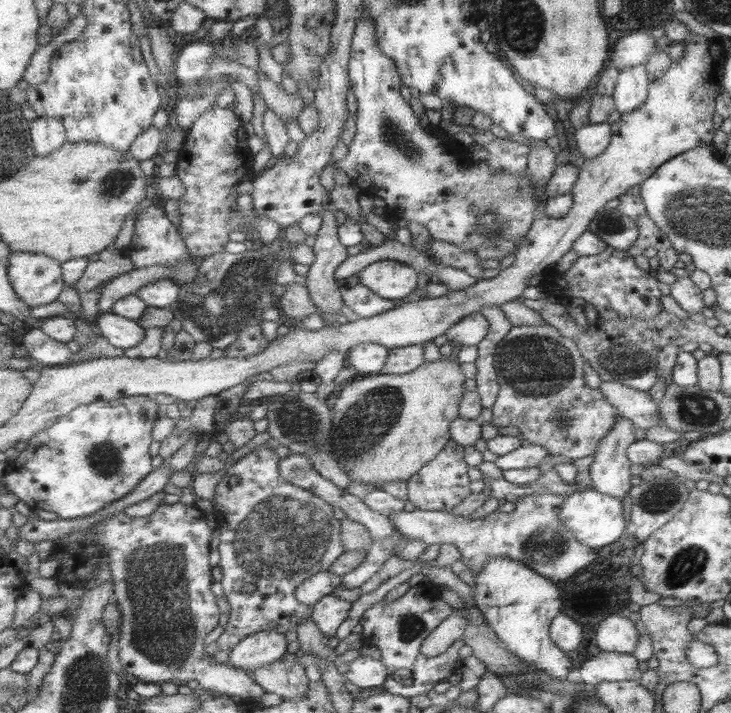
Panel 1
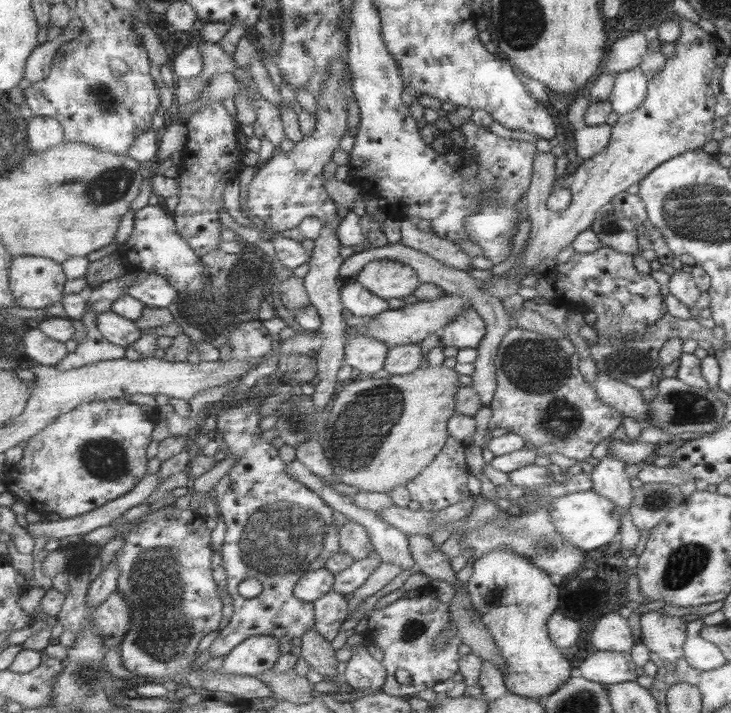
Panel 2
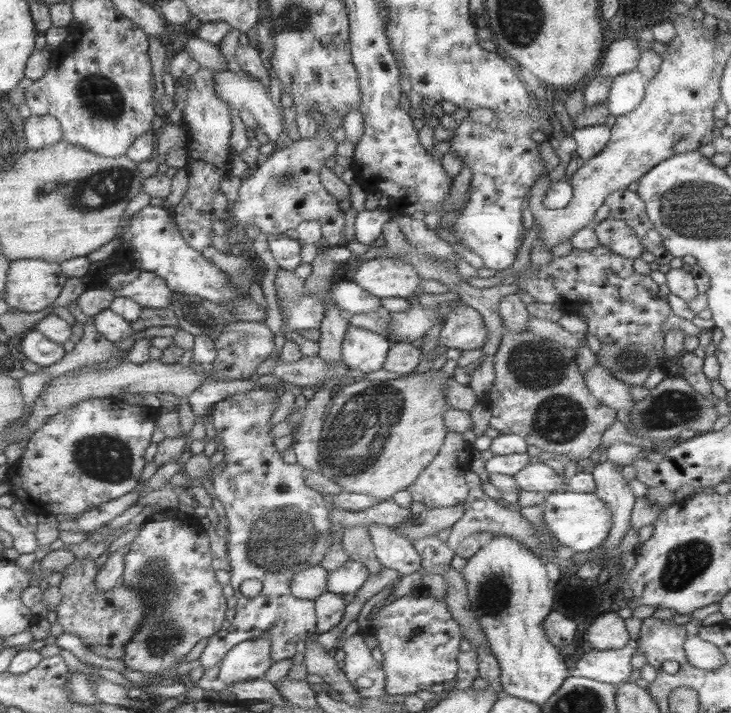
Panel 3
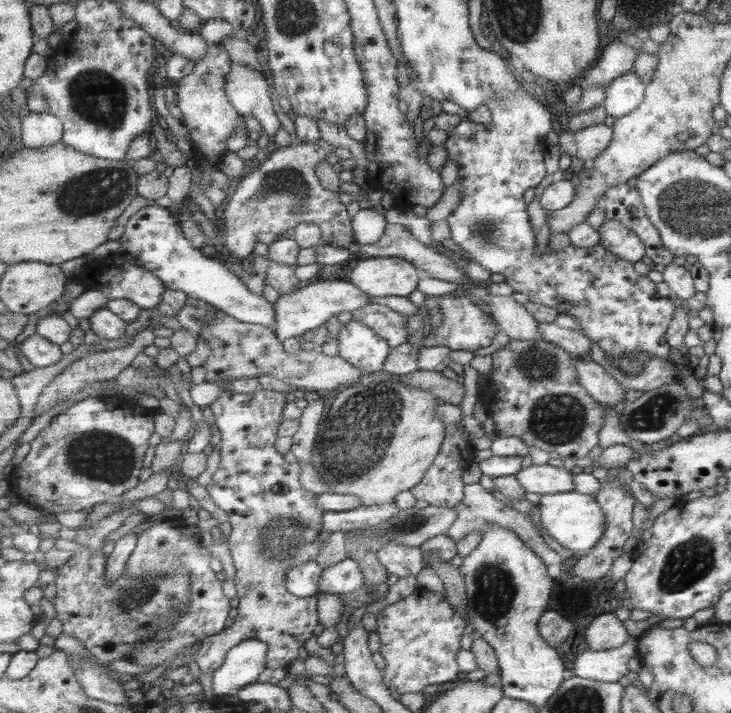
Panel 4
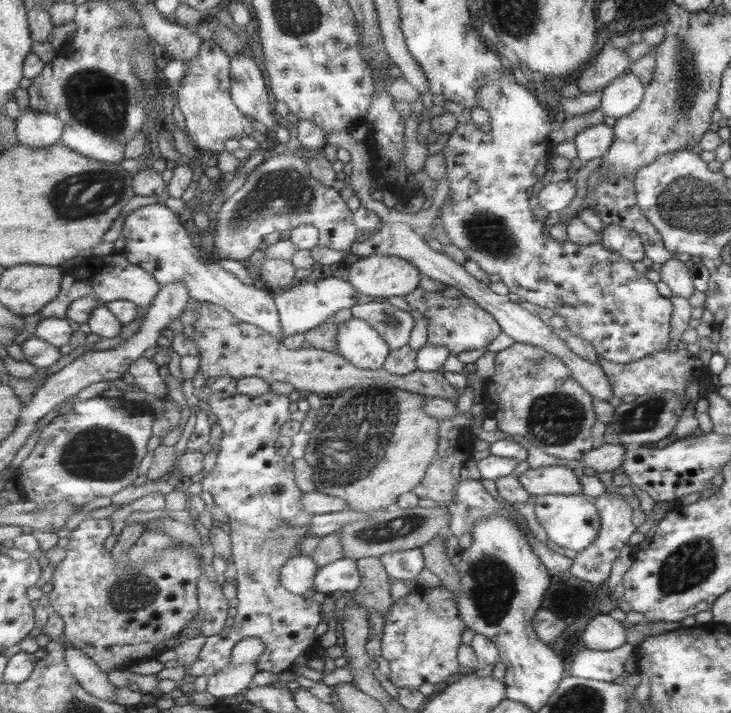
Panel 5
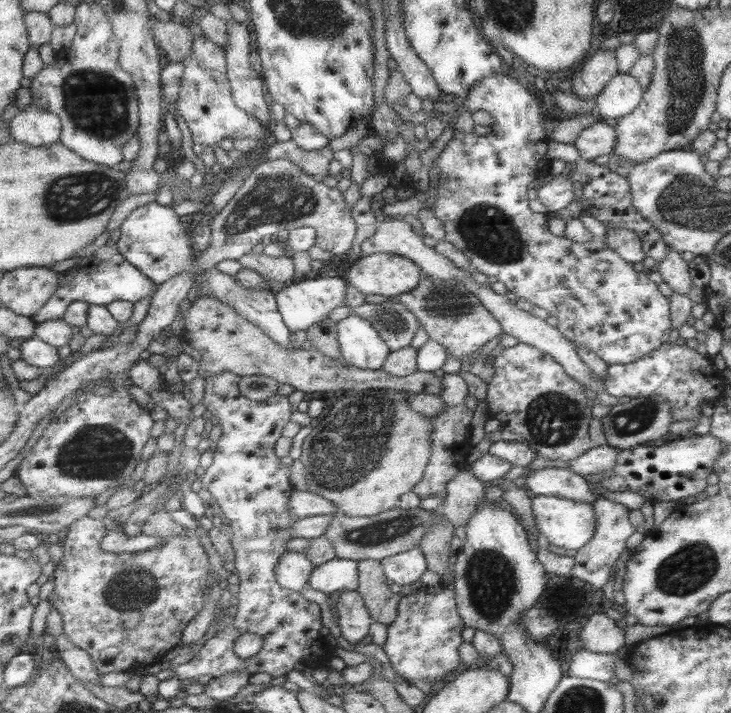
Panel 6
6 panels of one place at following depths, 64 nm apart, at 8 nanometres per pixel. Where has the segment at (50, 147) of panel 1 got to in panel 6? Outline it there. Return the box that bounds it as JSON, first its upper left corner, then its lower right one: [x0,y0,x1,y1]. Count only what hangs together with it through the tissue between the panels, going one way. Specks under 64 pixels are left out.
[8,106,64,146]

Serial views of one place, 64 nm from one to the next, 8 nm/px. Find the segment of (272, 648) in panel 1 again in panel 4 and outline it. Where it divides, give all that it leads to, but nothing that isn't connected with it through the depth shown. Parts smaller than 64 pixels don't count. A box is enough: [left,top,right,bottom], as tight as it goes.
[213,639,269,694]

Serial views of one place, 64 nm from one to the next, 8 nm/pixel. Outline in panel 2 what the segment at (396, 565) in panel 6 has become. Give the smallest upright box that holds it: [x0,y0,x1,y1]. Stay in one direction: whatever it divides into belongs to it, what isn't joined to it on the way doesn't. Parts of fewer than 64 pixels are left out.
[287,457,417,571]

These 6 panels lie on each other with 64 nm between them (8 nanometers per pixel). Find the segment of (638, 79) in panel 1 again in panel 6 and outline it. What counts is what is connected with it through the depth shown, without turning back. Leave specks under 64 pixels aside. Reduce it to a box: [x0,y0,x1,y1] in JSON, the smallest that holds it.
[595,74,644,120]

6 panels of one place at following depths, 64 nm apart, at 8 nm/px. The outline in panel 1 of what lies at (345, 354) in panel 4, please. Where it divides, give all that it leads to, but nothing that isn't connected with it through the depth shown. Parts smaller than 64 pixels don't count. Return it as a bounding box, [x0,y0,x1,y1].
[348,343,390,375]

